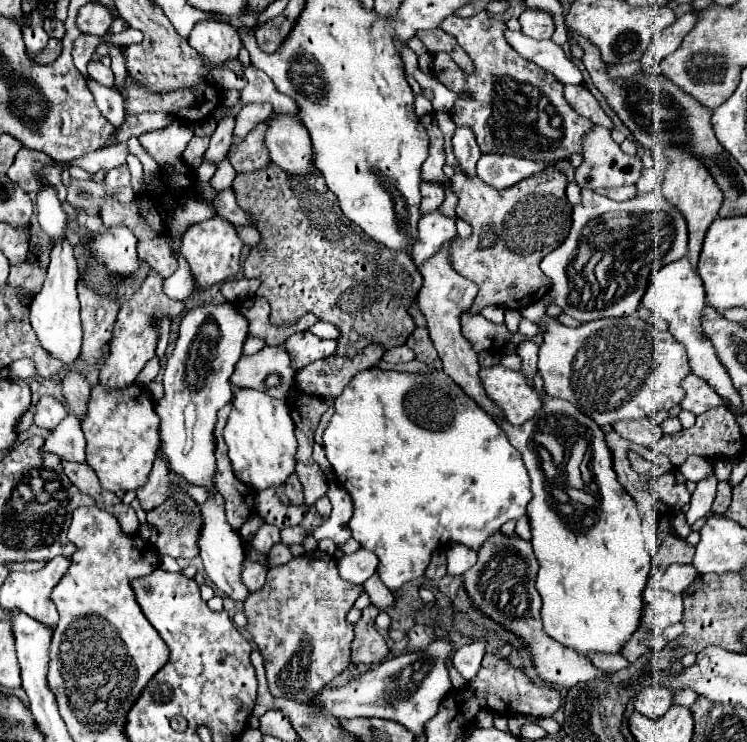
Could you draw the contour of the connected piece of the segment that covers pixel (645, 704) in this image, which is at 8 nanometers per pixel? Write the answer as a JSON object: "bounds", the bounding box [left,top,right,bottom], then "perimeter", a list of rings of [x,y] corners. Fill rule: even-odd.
{"bounds":[633,686,673,718],"perimeter":[[[661,686],[643,688],[633,702],[635,710],[649,718],[659,718],[661,714],[665,714],[671,708],[671,704],[673,704],[673,692],[667,688],[661,688]]]}

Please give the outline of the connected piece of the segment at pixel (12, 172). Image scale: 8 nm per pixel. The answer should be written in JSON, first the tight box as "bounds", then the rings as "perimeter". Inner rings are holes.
{"bounds":[7,148,67,202],"perimeter":[[[21,148],[15,156],[15,162],[11,164],[7,176],[17,182],[31,198],[39,194],[45,186],[53,186],[57,190],[57,198],[65,202],[67,190],[61,178],[63,170],[53,162],[53,158],[47,158],[45,152],[27,150]]]}

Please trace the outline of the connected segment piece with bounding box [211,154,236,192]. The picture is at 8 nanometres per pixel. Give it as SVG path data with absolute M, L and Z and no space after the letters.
M227 154L225 160L221 162L215 174L211 178L211 183L214 183L214 189L217 192L220 192L221 190L225 190L226 188L231 188L235 176L236 172L231 163L229 162Z

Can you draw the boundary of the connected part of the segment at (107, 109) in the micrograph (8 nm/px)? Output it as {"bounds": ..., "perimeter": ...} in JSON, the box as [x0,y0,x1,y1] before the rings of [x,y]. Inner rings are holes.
{"bounds":[89,82,125,128],"perimeter":[[[89,82],[89,90],[95,96],[97,108],[101,114],[115,126],[119,128],[125,122],[125,112],[123,112],[123,96],[115,88],[105,88],[97,82]]]}

